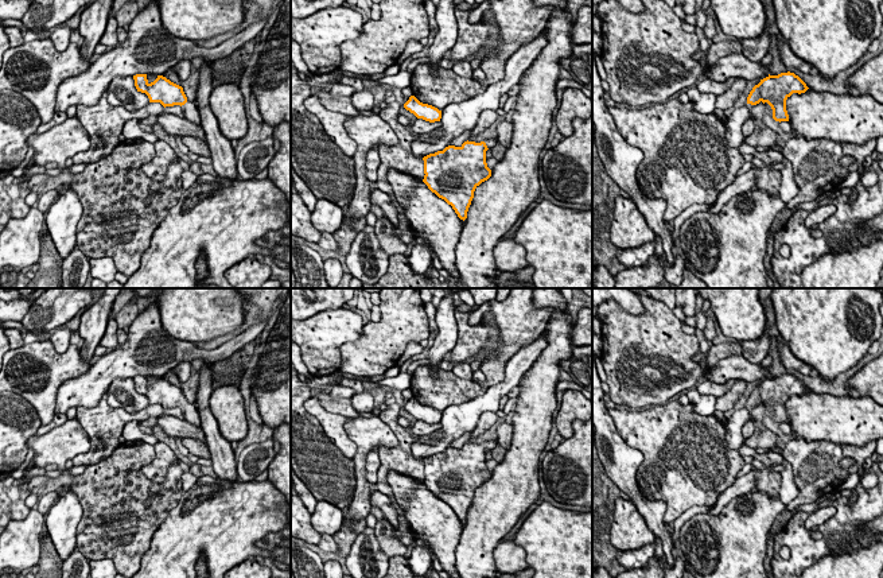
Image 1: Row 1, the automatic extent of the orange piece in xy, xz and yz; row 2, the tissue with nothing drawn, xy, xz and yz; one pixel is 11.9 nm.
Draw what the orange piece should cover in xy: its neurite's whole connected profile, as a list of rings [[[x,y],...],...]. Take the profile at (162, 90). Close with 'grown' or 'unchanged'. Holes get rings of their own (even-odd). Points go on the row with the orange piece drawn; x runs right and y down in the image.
[[[136,74],[133,79],[137,92],[145,93],[149,102],[160,102],[164,108],[180,105],[183,119],[201,125],[198,106],[187,100],[182,86],[171,82],[163,75],[157,75],[151,84],[147,79],[147,74]]]; grown

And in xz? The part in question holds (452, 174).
[[[497,139],[481,143],[467,140],[460,147],[448,146],[423,158],[425,174],[423,182],[451,205],[463,221],[467,218],[475,189],[491,176],[486,151],[497,143]]]; grown

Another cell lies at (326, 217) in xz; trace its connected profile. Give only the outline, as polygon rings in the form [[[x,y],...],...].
[[[318,199],[311,213],[311,222],[319,232],[334,233],[341,228],[343,218],[345,210],[327,199]]]

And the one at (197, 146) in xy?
[[[182,136],[182,143],[188,147],[188,151],[198,156],[210,156],[209,146],[205,140],[195,136]]]

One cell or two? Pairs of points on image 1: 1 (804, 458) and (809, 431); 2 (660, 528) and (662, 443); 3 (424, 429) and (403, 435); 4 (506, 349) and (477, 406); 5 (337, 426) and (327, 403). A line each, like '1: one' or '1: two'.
1: two
2: two
3: two
4: two
5: two

